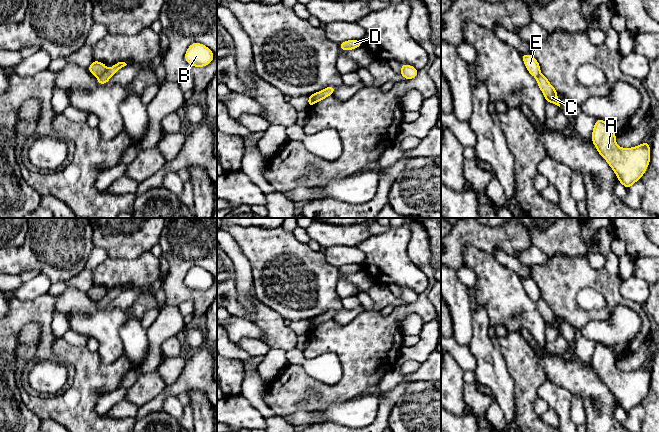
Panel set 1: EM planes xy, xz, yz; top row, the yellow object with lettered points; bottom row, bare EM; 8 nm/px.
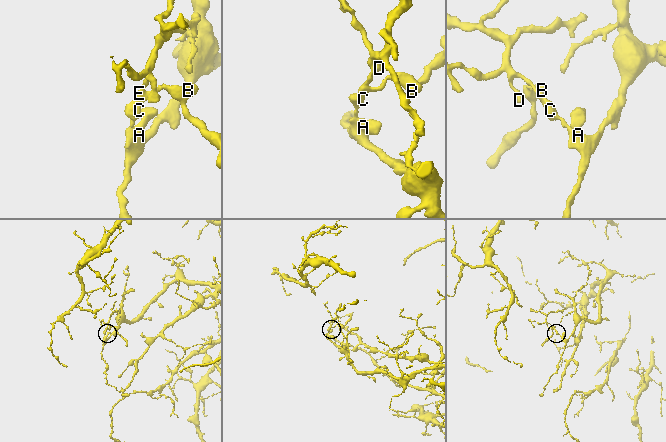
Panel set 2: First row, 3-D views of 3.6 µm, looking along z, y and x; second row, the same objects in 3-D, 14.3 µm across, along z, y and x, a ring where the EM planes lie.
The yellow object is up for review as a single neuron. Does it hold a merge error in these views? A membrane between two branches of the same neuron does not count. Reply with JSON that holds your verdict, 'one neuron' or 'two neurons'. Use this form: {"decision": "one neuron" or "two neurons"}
{"decision": "two neurons"}

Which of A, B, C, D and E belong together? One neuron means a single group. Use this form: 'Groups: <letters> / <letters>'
Groups: A B C / D E

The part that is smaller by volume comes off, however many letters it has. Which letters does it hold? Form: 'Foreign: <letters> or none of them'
Foreign: D, E

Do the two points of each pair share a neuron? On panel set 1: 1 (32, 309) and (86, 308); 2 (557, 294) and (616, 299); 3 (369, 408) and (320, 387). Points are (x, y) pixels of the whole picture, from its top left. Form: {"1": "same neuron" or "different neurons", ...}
{"1": "different neurons", "2": "same neuron", "3": "different neurons"}

